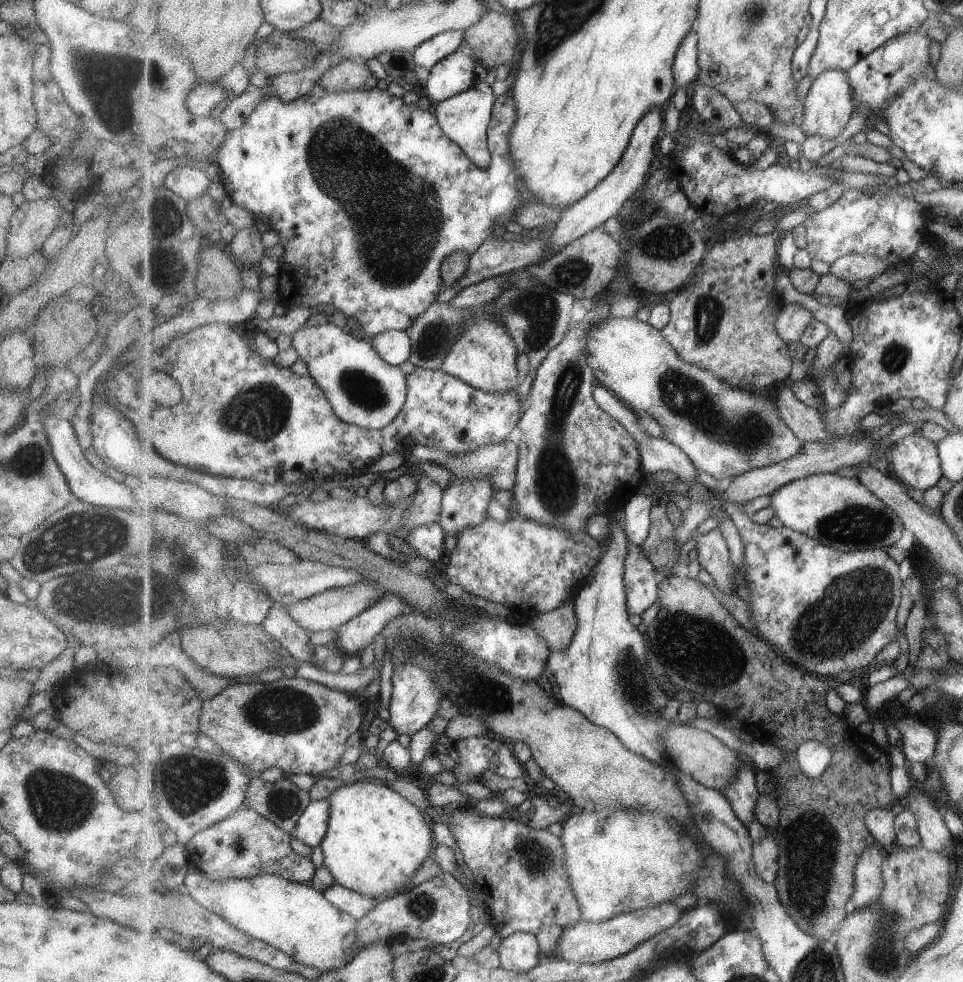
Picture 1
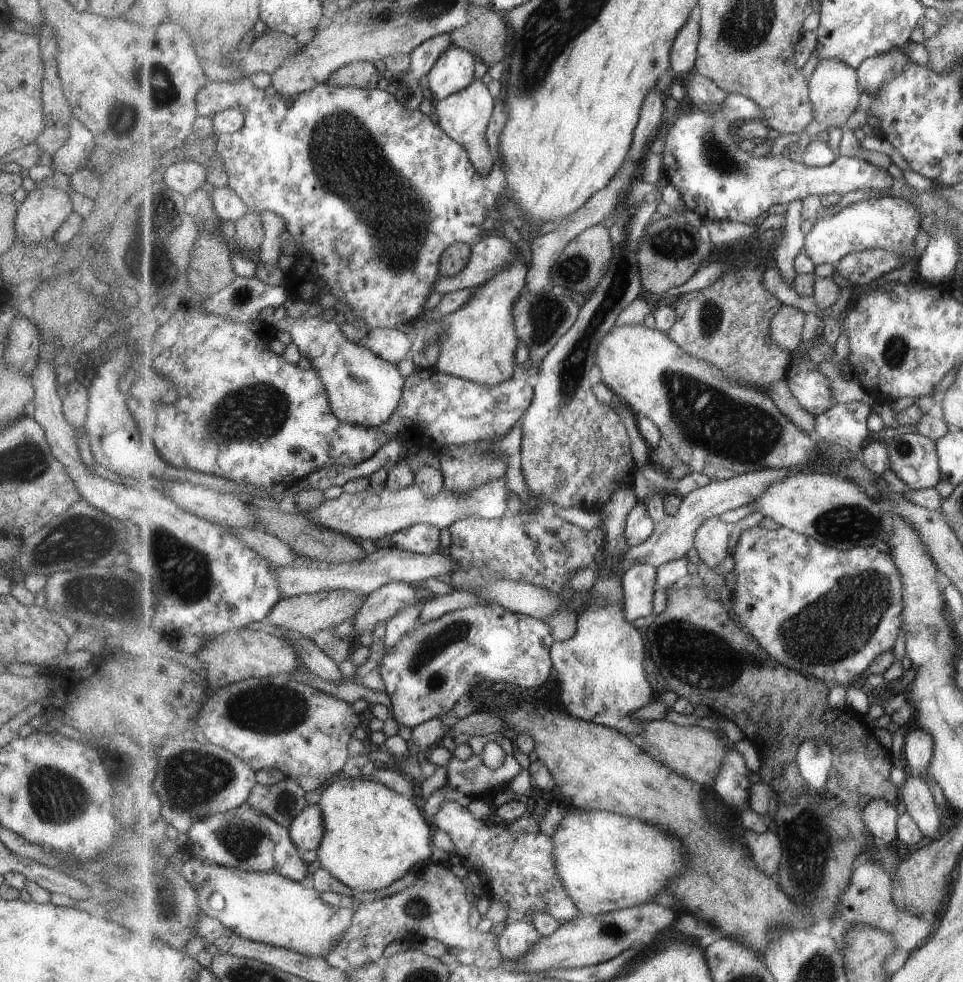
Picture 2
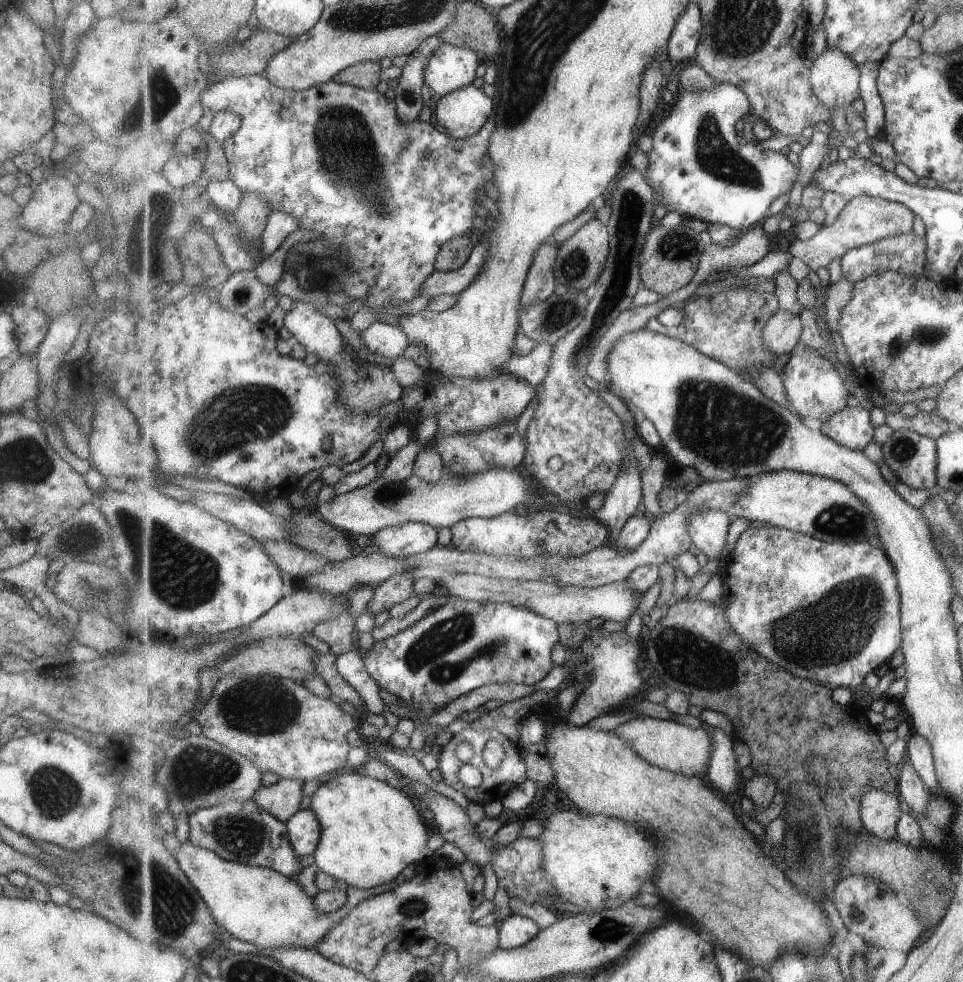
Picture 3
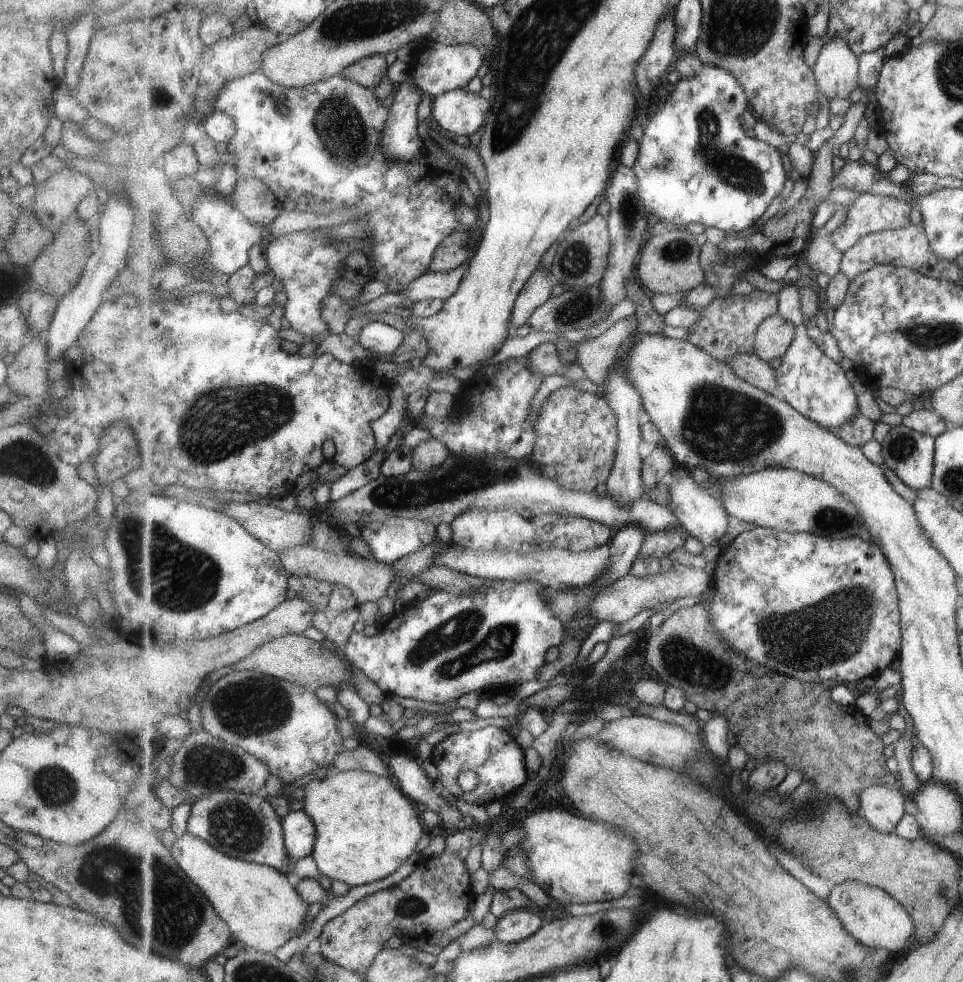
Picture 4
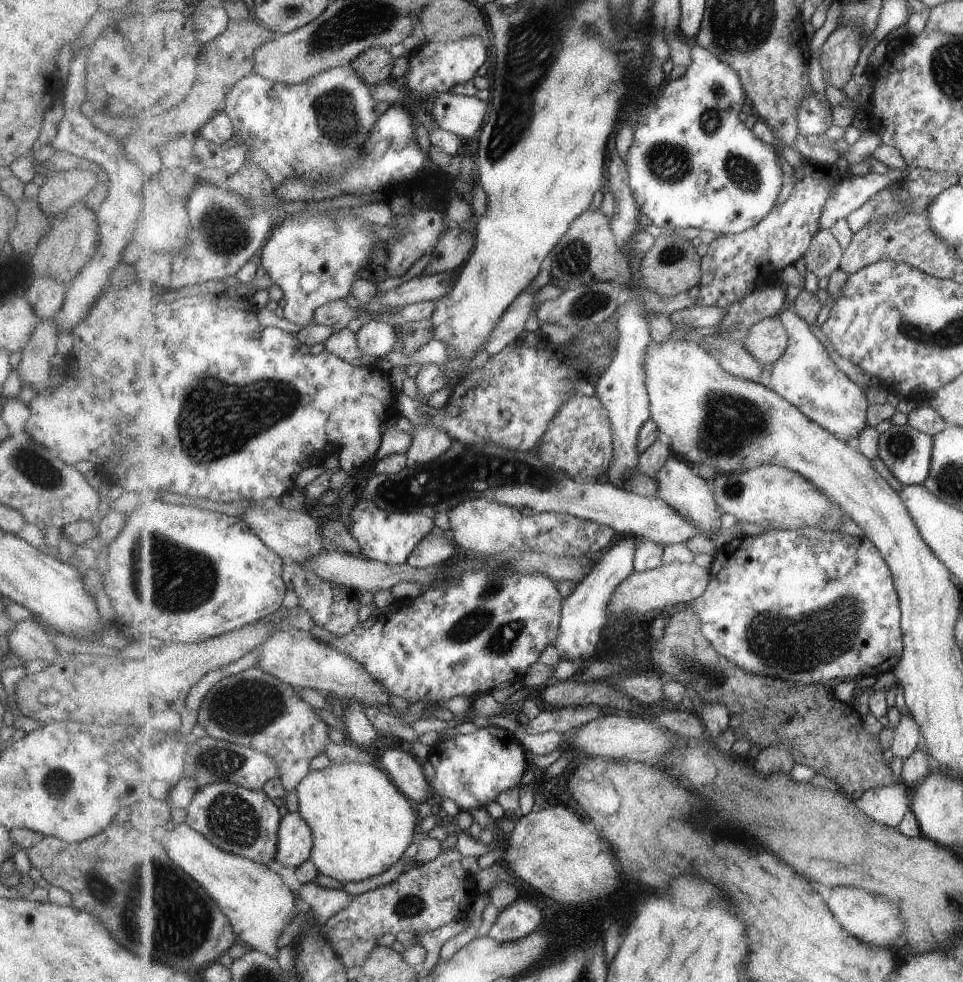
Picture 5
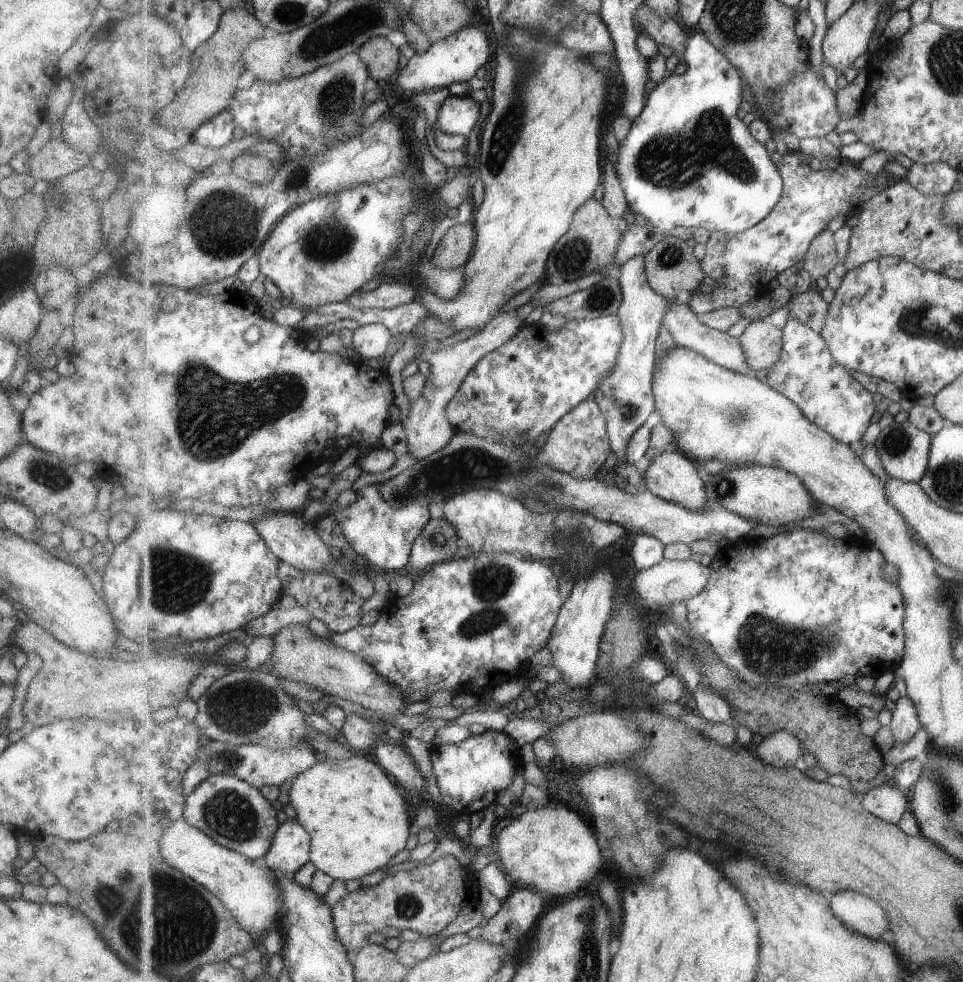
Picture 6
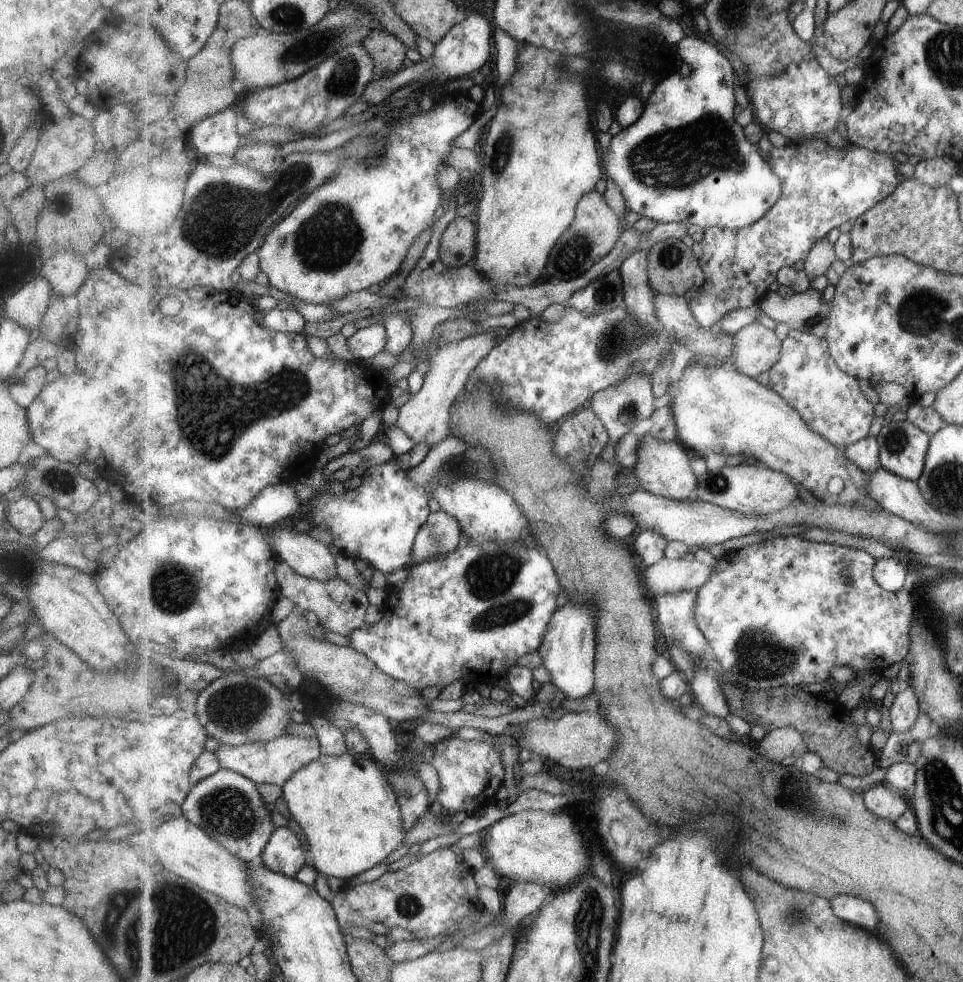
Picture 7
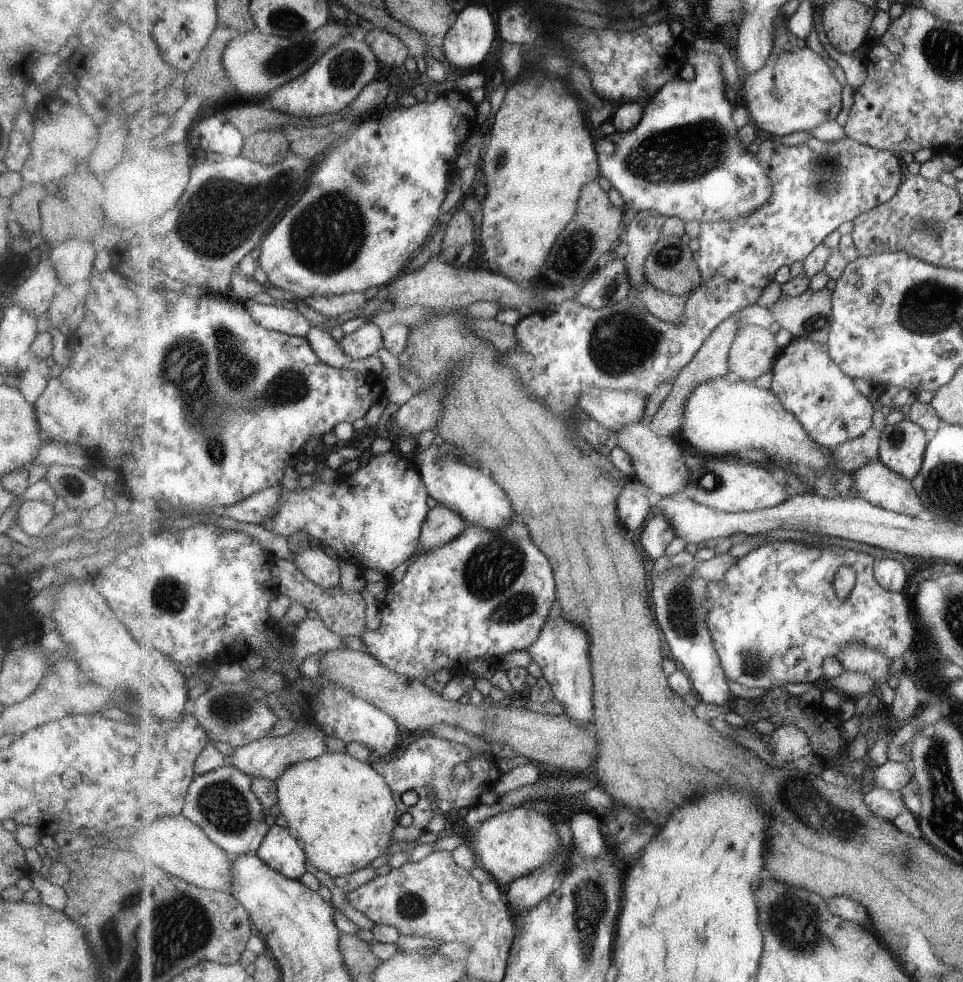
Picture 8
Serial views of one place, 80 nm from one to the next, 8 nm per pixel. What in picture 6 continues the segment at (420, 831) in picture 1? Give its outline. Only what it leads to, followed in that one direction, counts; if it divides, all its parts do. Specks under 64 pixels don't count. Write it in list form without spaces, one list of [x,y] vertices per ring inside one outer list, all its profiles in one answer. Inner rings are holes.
[[[363,754],[341,760],[327,757],[299,774],[291,784],[290,804],[296,812],[296,819],[311,836],[310,861],[316,870],[334,880],[357,880],[385,868],[396,854],[412,843],[409,830],[413,822],[413,810],[409,810],[409,800],[403,798],[400,789],[378,763],[369,762],[363,758]]]

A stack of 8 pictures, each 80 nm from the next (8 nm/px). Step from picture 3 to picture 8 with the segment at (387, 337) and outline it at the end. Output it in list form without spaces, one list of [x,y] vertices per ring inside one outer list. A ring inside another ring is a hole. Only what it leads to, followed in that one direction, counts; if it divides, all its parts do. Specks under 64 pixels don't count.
[[[365,323],[359,330],[344,335],[340,347],[354,359],[366,359],[377,354],[384,347],[384,334],[381,328],[372,323]]]

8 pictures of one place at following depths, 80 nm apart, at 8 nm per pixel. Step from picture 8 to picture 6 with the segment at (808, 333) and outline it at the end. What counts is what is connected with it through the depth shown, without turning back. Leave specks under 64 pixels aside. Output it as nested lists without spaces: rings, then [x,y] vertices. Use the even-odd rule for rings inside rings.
[[[815,288],[794,295],[788,304],[788,317],[795,317],[820,333],[825,326],[830,304],[823,300],[820,291]]]

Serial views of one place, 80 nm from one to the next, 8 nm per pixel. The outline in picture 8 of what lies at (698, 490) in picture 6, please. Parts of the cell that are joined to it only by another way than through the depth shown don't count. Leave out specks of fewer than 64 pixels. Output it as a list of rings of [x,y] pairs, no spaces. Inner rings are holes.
[[[640,423],[624,426],[615,434],[618,436],[617,445],[621,445],[631,455],[636,470],[634,478],[646,484],[655,497],[669,497],[679,490],[685,492],[692,470],[685,464],[684,457],[687,453],[679,446],[677,439],[659,436],[653,428]]]

